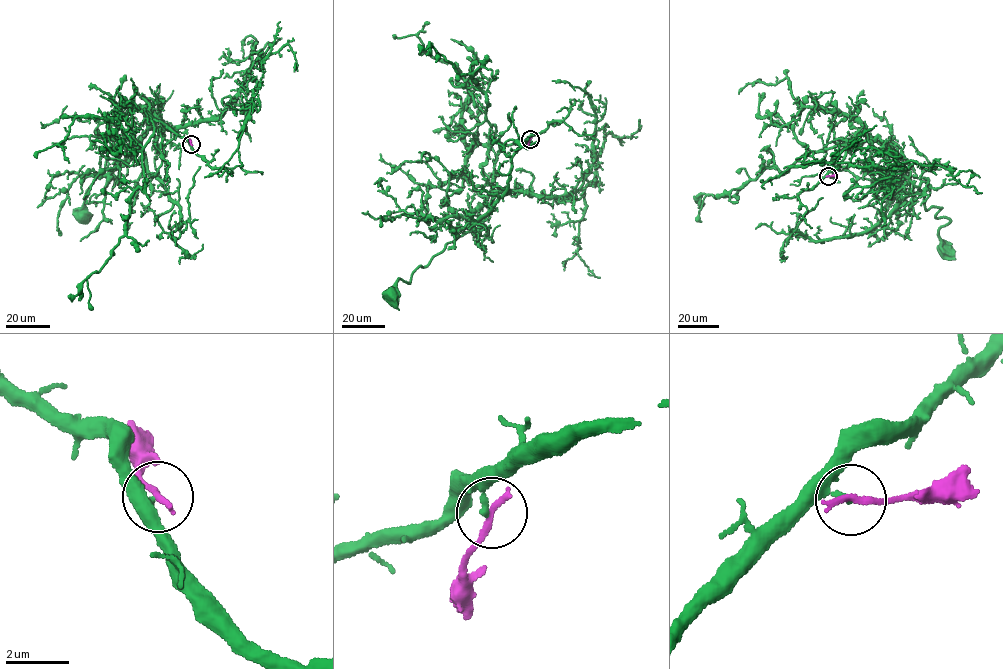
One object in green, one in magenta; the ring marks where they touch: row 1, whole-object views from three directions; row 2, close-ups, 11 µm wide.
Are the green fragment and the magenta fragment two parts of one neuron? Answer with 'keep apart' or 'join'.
keep apart

